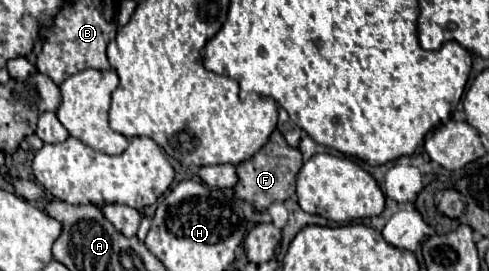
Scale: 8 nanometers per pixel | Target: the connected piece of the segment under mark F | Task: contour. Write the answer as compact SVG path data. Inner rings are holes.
M274 131L268 139L268 143L248 161L238 165L238 177L240 183L234 187L236 197L254 205L258 211L264 211L274 201L286 201L296 191L296 175L302 167L302 155L296 147L288 147L286 139L280 135L280 131Z

